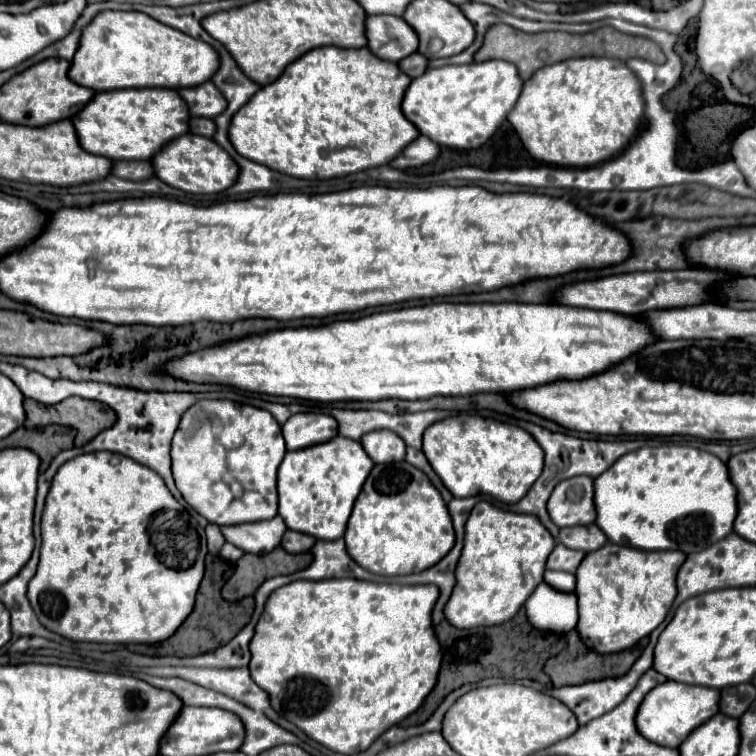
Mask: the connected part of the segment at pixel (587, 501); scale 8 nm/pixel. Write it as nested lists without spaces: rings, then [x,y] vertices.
[[[572,478],[560,482],[548,500],[548,514],[558,528],[566,526],[586,526],[596,518],[594,510],[594,480],[592,478]]]

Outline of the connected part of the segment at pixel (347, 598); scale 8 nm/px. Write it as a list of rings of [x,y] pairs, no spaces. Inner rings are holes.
[[[296,580],[290,582],[270,594],[266,600],[264,612],[256,624],[254,638],[250,642],[250,676],[252,680],[270,696],[272,708],[286,718],[288,722],[296,724],[306,736],[316,740],[318,744],[330,748],[332,752],[340,754],[358,754],[366,750],[384,730],[394,726],[396,722],[410,716],[418,706],[424,702],[424,698],[430,694],[430,690],[436,684],[436,676],[440,670],[440,644],[434,636],[432,628],[432,608],[438,598],[438,588],[428,586],[400,586],[400,584],[382,584],[382,582],[366,582],[366,580]]]

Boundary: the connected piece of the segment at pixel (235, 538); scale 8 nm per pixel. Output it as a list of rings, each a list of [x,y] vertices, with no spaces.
[[[276,516],[264,522],[222,526],[220,532],[224,534],[226,542],[234,544],[236,548],[252,554],[264,554],[280,544],[282,534],[286,532],[286,524],[280,516]]]

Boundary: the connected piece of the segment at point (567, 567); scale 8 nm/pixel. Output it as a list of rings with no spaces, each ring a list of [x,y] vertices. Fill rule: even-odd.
[[[556,544],[554,550],[550,552],[548,556],[548,562],[546,562],[546,568],[548,570],[562,570],[562,572],[574,572],[578,568],[578,564],[582,562],[584,558],[584,552],[580,550],[572,550],[572,548],[566,548],[564,544]]]

